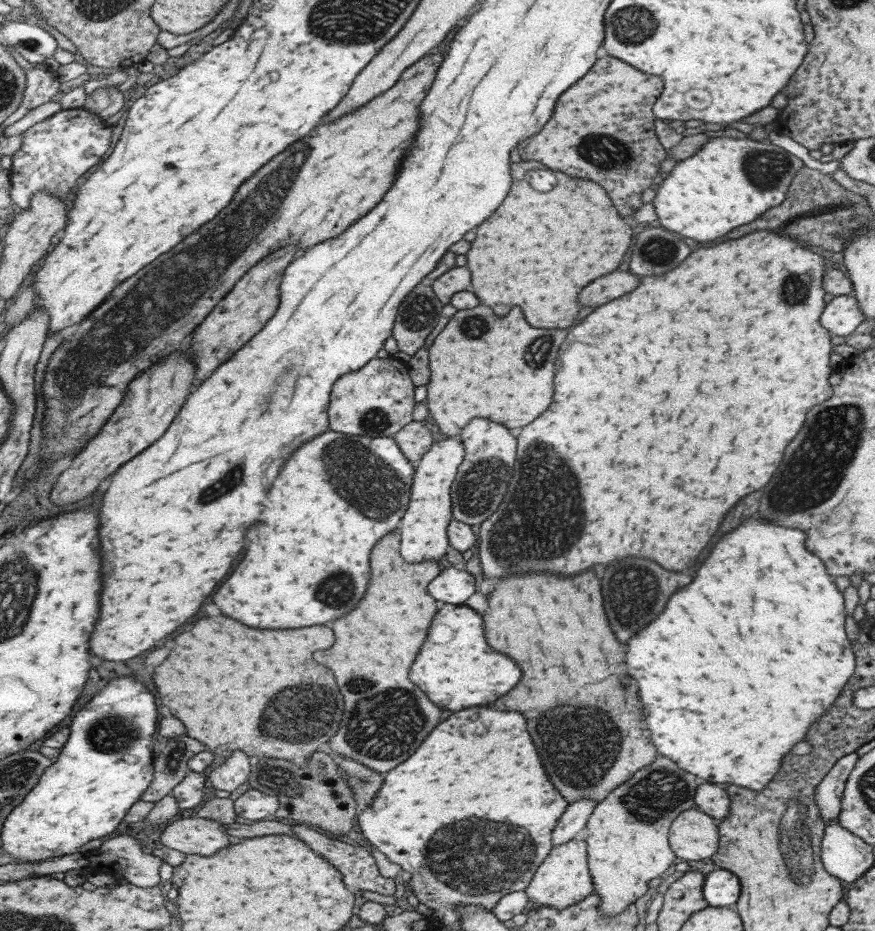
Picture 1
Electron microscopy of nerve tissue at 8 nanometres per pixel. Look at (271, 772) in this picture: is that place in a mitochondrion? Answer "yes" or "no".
yes

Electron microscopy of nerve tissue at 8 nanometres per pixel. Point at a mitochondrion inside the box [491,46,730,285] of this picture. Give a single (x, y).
(620, 157)

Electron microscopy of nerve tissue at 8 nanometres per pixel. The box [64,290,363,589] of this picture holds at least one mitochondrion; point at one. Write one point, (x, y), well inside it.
(217, 489)

